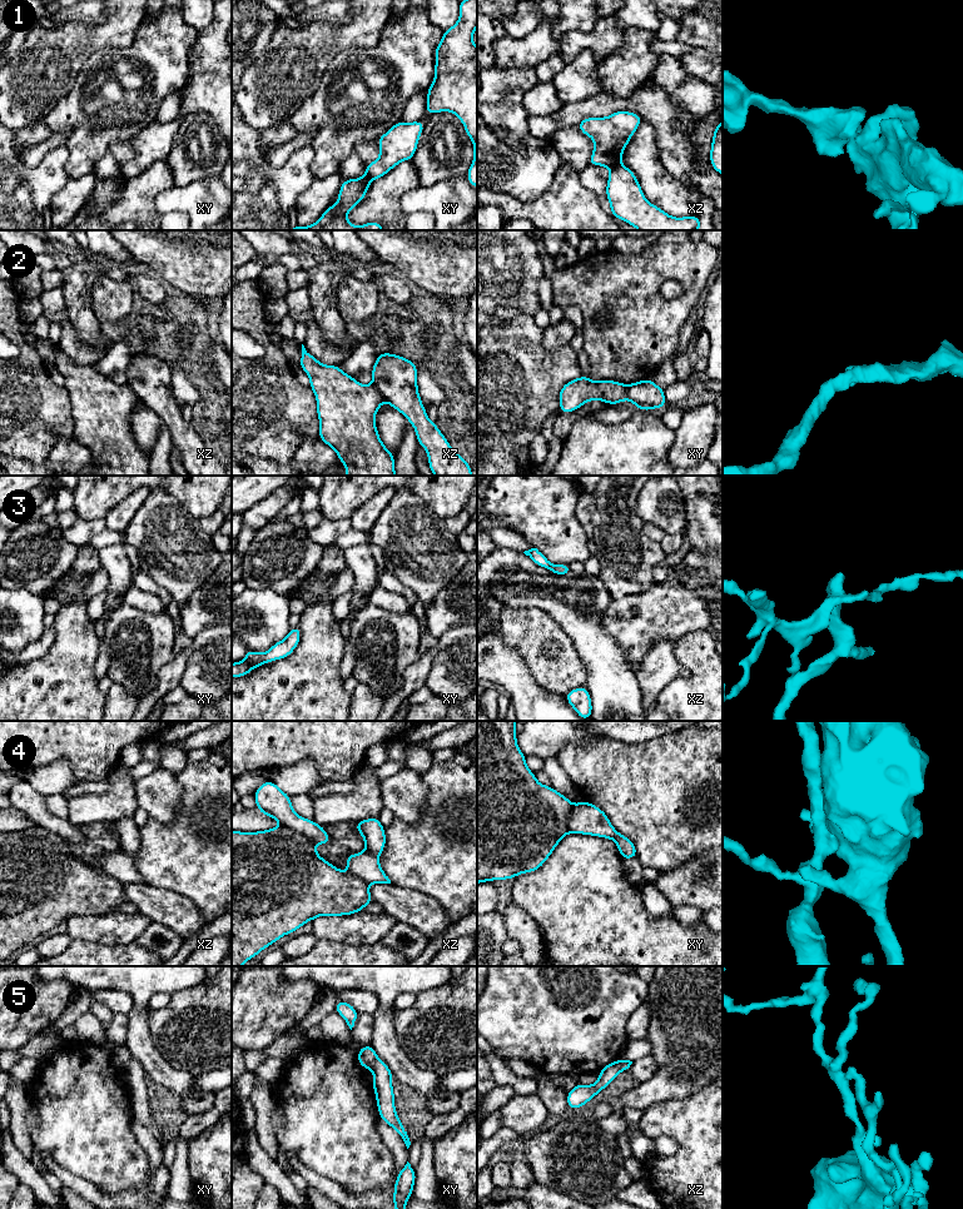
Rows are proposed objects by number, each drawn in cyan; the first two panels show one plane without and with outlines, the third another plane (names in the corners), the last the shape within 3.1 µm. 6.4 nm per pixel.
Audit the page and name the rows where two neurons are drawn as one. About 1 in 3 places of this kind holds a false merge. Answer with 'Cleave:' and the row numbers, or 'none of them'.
Cleave: 1, 2, 4, 5

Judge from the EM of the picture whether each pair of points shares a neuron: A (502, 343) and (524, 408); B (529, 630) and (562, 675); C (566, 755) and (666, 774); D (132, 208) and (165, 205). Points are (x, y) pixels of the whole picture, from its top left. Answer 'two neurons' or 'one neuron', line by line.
A: one neuron
B: one neuron
C: one neuron
D: two neurons

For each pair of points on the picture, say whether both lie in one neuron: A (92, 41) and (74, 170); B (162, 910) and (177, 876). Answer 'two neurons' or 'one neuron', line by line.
A: two neurons
B: two neurons

